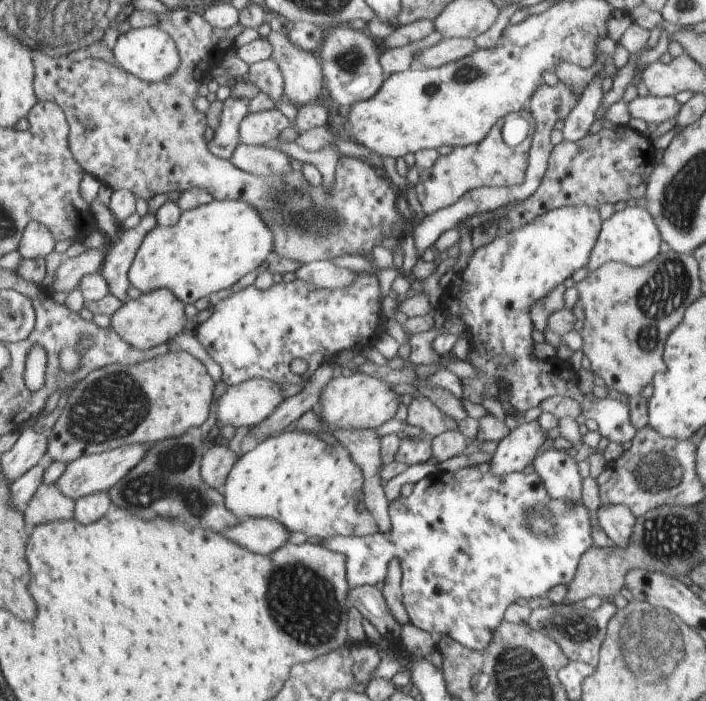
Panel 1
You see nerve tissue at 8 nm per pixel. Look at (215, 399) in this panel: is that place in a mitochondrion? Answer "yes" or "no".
no

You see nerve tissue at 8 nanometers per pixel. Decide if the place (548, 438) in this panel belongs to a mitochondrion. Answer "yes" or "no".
no

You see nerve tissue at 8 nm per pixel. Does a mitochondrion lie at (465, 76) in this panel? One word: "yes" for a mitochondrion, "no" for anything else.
yes

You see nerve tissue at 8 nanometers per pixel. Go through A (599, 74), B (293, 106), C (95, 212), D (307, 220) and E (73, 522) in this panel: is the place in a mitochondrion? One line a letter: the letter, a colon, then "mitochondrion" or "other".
A: other
B: other
C: other
D: mitochondrion
E: other

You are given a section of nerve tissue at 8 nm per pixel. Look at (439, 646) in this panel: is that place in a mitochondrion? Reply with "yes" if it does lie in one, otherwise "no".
no

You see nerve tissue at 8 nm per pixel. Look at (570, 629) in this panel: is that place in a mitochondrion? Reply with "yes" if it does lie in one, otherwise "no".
yes

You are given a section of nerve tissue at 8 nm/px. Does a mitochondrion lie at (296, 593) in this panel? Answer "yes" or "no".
yes

